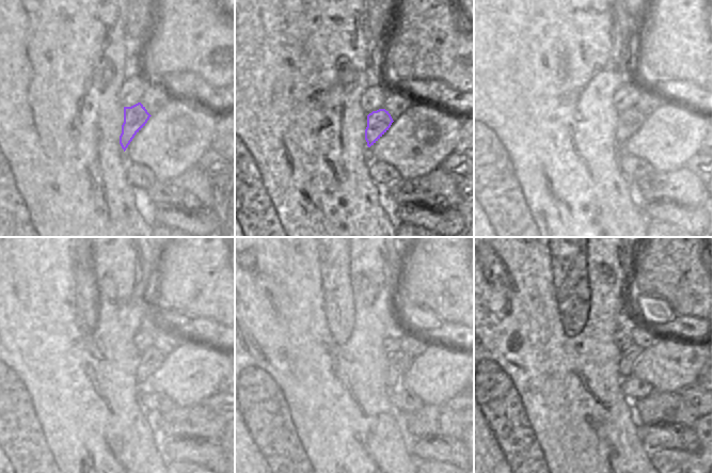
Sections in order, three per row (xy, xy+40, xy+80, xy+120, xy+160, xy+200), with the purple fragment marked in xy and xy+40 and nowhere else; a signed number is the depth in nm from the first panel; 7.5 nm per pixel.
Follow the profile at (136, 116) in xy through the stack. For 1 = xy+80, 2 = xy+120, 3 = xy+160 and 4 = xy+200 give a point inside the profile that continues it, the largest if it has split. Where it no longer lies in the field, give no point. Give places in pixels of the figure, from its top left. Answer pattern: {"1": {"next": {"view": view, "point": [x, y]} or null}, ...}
{"1": {"next": {"view": "xy+80", "point": [630, 120]}}, "2": {"next": {"view": "xy+120", "point": [152, 359]}}, "3": {"next": {"view": "xy+160", "point": [398, 356]}}, "4": {"next": {"view": "xy+200", "point": [629, 358]}}}

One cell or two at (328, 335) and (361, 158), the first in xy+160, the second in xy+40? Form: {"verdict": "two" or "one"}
{"verdict": "one"}

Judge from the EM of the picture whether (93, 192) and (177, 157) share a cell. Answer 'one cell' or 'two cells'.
two cells

